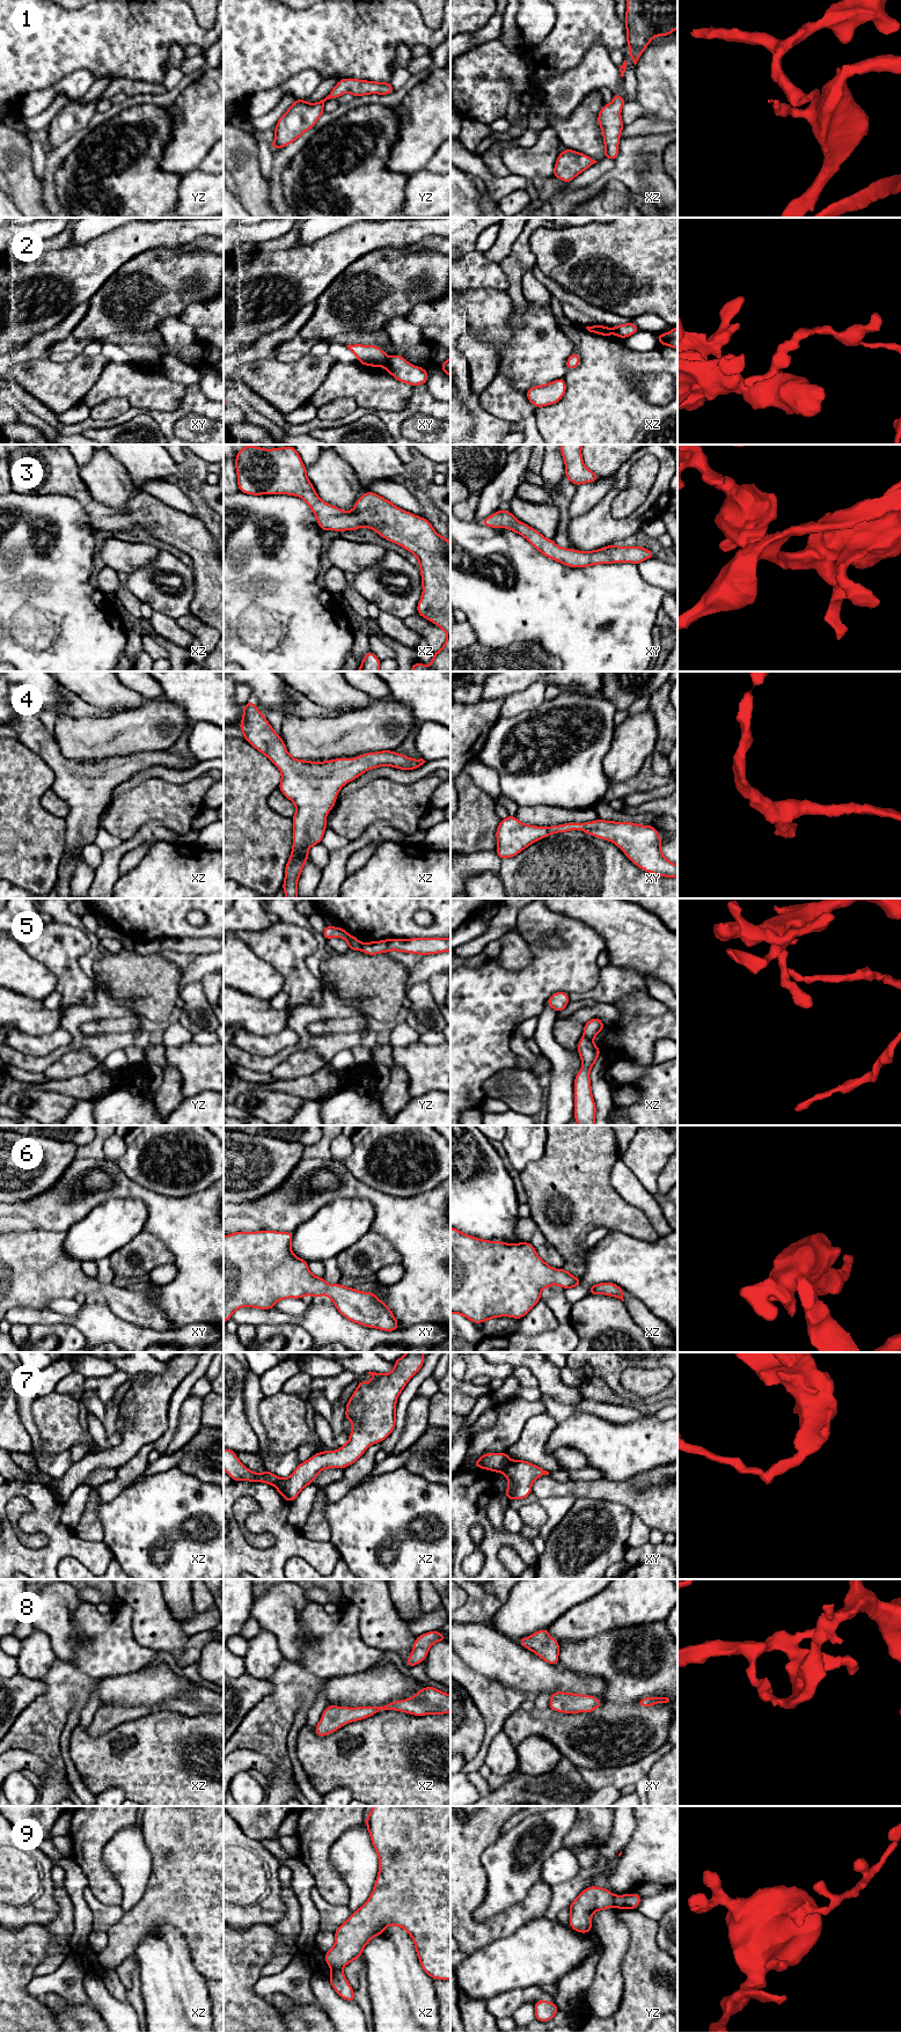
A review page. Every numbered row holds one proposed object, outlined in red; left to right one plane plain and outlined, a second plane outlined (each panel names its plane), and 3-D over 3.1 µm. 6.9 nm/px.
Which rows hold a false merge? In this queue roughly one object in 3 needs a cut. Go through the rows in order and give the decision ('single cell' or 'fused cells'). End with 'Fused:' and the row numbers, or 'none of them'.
1: single cell
2: fused cells
3: single cell
4: single cell
5: fused cells
6: single cell
7: fused cells
8: single cell
9: fused cells
Fused: 2, 5, 7, 9

